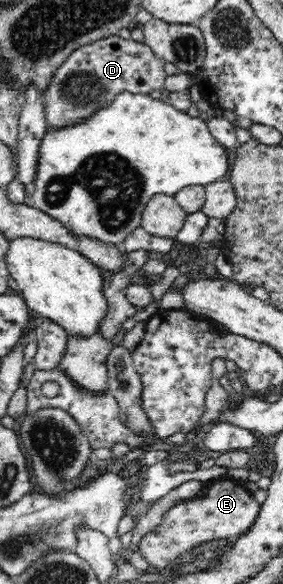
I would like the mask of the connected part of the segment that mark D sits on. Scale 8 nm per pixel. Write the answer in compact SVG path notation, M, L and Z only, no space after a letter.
M119 35L76 49L54 74L49 88L45 90L47 126L56 128L81 121L93 115L102 105L108 105L122 91L144 95L156 89L164 91L166 63L148 45L132 39L126 41Z

